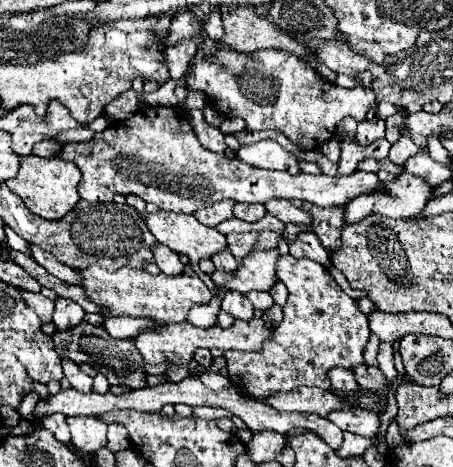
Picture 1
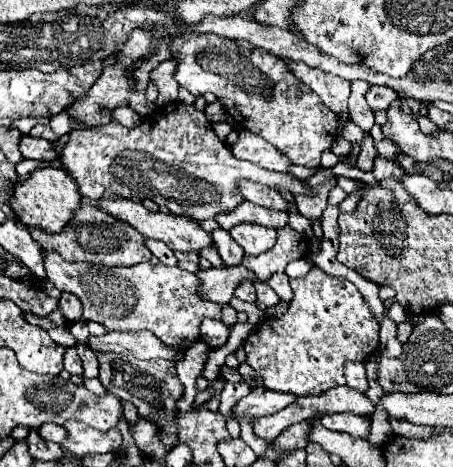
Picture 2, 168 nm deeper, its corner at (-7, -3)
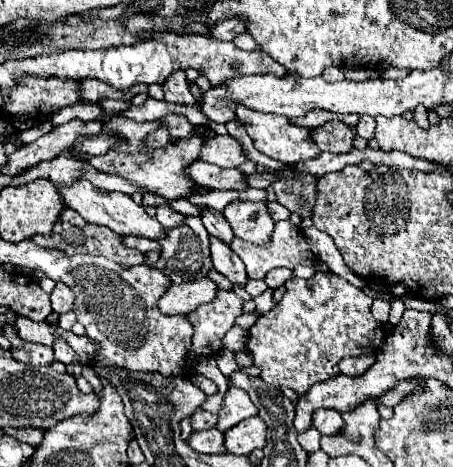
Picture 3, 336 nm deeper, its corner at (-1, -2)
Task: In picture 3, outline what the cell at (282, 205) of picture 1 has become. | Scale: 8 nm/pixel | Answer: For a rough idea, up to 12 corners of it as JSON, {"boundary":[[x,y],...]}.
{"boundary":[[195,160],[185,174],[213,190],[245,190],[245,174]]}

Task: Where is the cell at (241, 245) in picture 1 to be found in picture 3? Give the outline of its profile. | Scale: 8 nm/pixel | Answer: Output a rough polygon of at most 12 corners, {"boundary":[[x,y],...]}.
{"boundary":[[235,200],[223,210],[233,234],[265,242],[273,232],[267,200]]}

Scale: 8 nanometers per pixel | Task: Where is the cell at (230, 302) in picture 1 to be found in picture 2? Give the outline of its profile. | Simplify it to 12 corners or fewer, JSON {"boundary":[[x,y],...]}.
{"boundary":[[249,281],[235,289],[235,297],[247,303],[257,301],[255,287]]}

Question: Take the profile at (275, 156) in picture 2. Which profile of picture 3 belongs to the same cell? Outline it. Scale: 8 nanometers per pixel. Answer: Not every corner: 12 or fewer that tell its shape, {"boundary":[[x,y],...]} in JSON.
{"boundary":[[229,134],[205,138],[199,160],[219,168],[245,162]]}

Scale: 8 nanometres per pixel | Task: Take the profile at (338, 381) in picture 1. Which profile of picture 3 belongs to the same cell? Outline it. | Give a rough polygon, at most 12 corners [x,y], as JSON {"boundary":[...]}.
{"boundary":[[375,354],[341,360],[341,374],[361,376],[373,364]]}

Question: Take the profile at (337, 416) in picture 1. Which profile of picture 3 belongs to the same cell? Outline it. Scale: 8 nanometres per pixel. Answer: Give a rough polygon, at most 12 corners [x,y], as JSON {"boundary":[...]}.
{"boundary":[[319,408],[313,426],[337,434],[345,422],[337,410]]}

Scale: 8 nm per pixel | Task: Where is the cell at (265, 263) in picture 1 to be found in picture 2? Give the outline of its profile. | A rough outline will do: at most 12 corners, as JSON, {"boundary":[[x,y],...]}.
{"boundary":[[245,265],[199,271],[201,293],[229,303],[241,281],[257,283]]}

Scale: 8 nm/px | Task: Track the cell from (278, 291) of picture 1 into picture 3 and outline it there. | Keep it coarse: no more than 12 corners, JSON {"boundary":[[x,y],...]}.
{"boundary":[[273,268],[265,276],[269,288],[279,288],[289,278],[293,270],[289,268]]}

